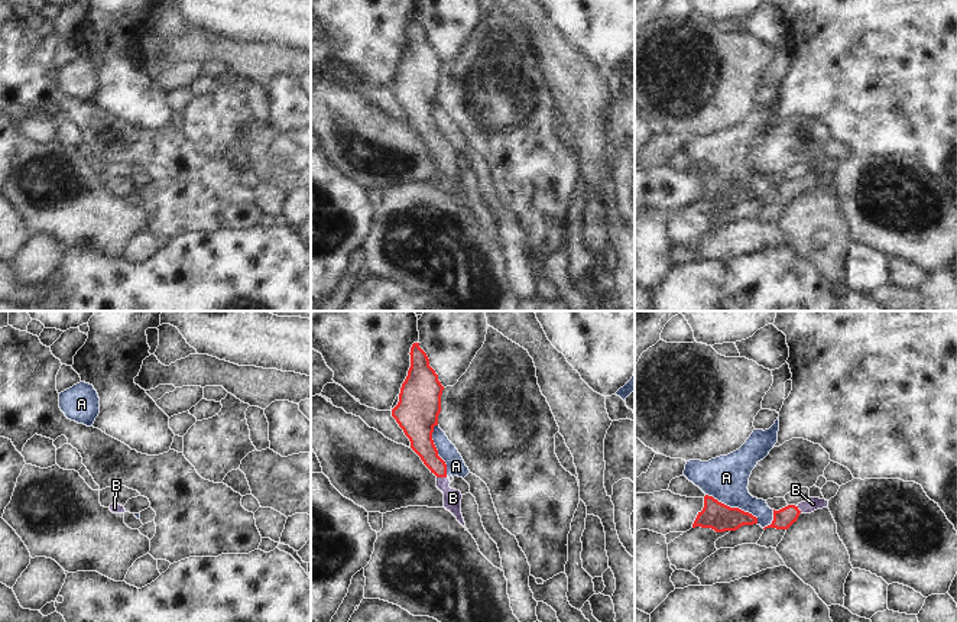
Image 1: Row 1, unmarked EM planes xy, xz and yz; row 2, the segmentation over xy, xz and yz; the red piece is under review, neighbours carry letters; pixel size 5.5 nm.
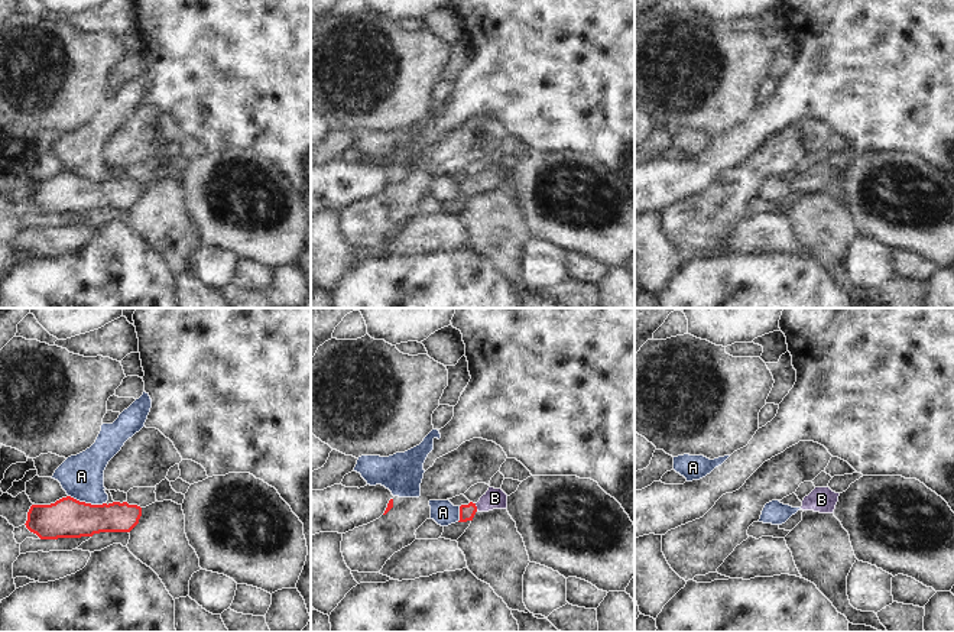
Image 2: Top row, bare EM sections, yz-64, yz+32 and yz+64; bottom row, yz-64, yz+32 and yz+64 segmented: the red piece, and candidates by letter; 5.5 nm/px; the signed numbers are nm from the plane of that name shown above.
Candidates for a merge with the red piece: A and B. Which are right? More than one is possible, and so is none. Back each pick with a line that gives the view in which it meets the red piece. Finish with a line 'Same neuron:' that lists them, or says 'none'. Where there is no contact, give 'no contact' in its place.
B: meets red in xz
Same neuron: B

